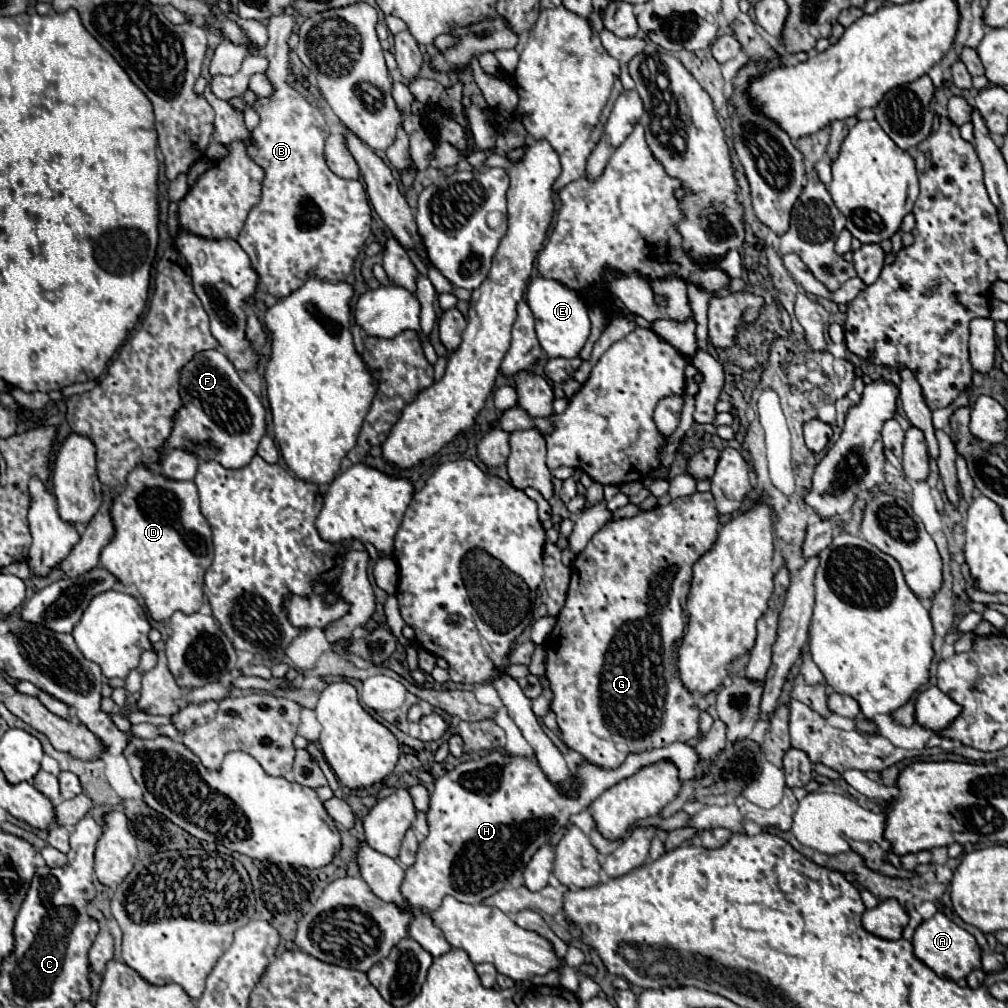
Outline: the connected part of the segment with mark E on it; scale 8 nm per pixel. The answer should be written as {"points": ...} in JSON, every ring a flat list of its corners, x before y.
{"points":[[536,277,528,285,526,303,534,313,536,335,548,357,566,357,566,359,576,357,584,347,586,339,590,337,588,307,580,299,580,295,576,295,576,291,568,291,568,287,556,283,554,279]]}

